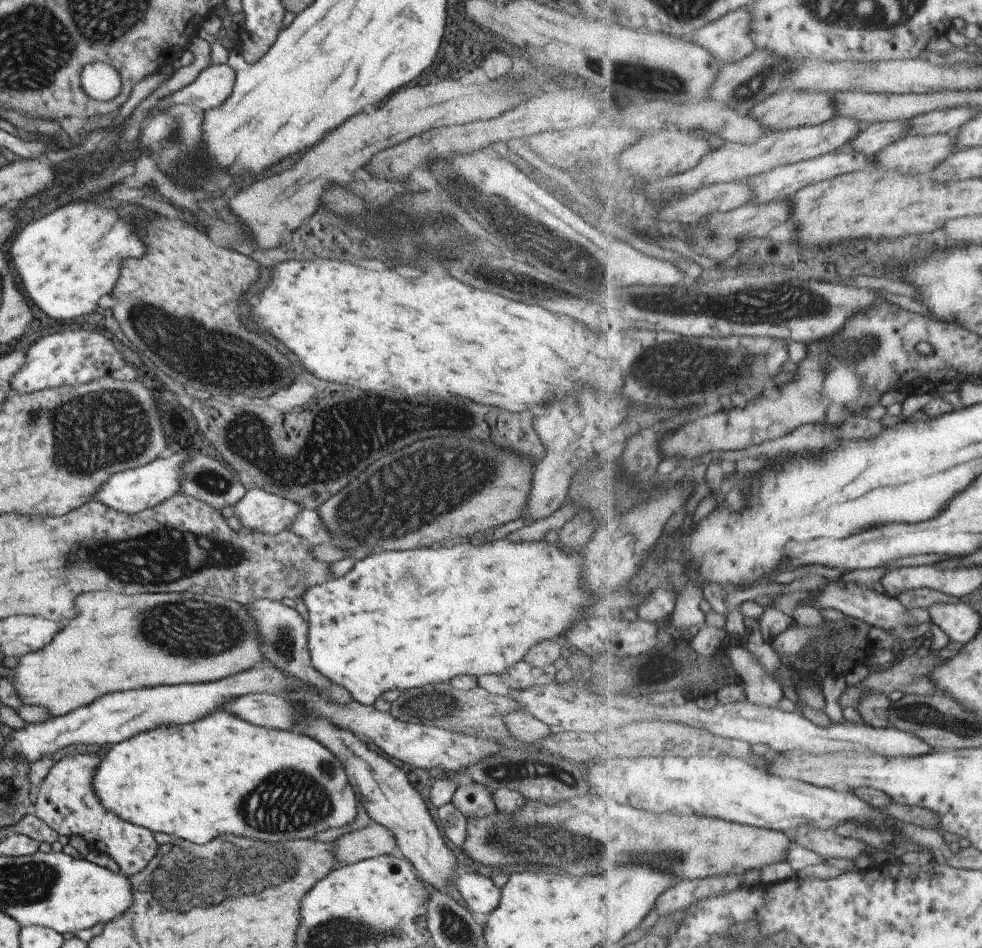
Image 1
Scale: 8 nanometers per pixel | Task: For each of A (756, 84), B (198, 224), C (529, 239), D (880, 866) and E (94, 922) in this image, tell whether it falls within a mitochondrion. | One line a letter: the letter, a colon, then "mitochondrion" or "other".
A: mitochondrion
B: other
C: mitochondrion
D: other
E: other

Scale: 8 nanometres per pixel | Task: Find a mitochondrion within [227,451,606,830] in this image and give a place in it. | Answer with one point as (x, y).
(422, 580)

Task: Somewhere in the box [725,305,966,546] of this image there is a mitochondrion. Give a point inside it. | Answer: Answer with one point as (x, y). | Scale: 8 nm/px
(860, 346)

